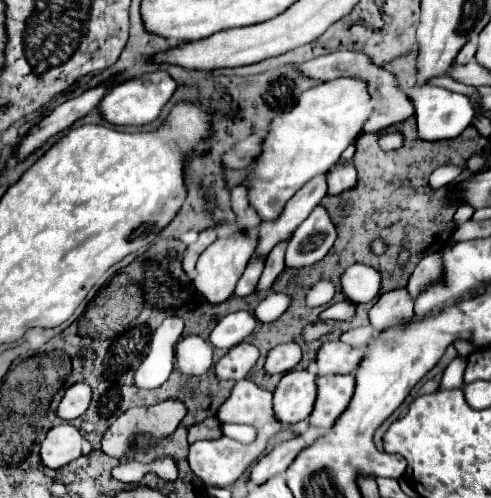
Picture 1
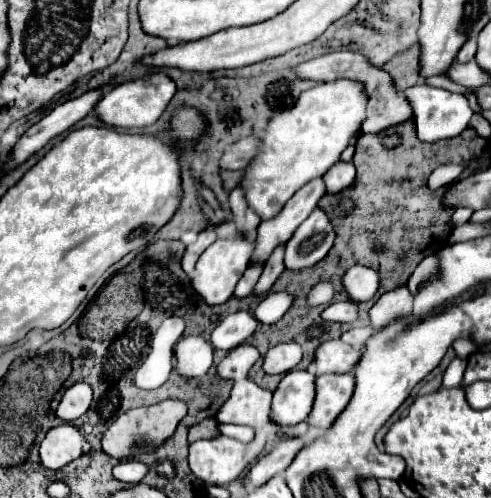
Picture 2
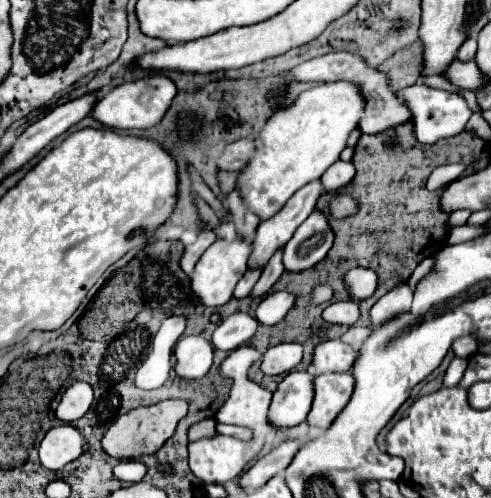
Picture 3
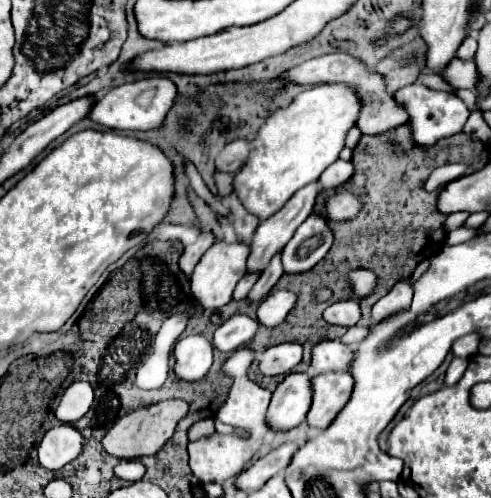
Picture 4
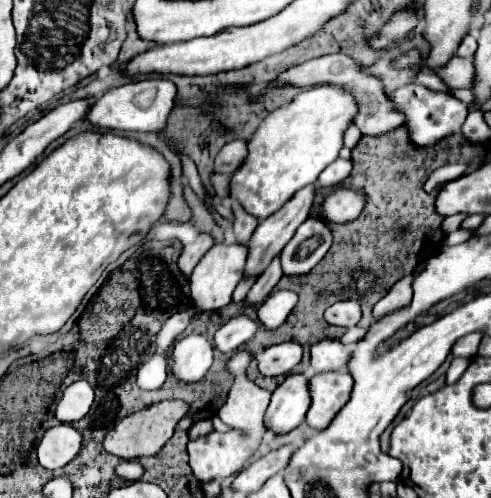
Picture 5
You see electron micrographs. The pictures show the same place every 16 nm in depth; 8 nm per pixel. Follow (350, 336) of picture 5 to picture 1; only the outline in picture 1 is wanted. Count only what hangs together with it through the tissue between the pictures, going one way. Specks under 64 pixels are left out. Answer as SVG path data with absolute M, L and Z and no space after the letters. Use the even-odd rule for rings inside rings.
M356 328L356 330L350 330L350 332L344 332L340 340L344 340L346 344L354 346L354 348L364 348L368 338L372 336L372 328Z

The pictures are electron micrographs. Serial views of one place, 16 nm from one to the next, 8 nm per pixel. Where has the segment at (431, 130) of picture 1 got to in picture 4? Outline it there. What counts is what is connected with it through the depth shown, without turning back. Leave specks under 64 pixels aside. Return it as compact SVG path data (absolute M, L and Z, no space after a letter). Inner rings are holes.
M408 84L404 88L398 88L396 92L392 92L392 98L396 100L396 104L400 108L406 110L406 114L408 114L406 124L410 126L412 138L418 146L434 146L438 140L458 134L470 116L468 106L458 96L454 96L452 92L430 90L422 84Z

